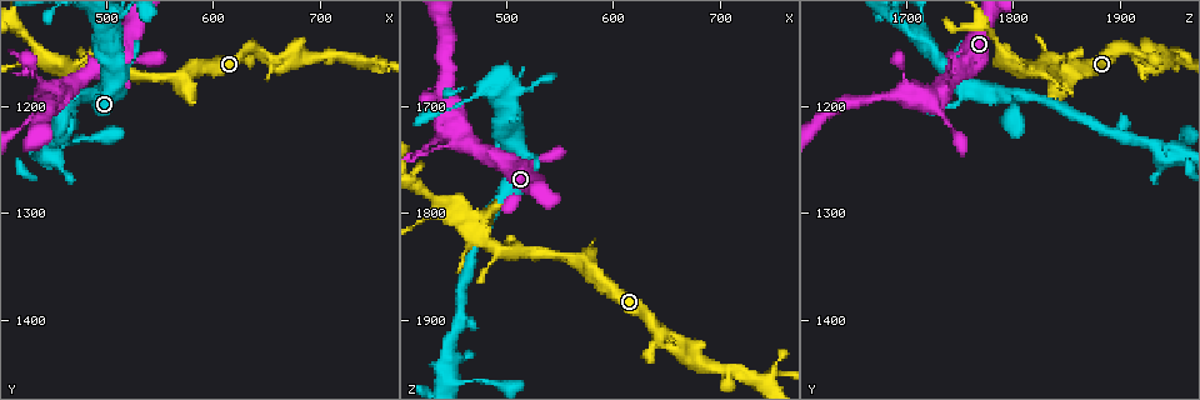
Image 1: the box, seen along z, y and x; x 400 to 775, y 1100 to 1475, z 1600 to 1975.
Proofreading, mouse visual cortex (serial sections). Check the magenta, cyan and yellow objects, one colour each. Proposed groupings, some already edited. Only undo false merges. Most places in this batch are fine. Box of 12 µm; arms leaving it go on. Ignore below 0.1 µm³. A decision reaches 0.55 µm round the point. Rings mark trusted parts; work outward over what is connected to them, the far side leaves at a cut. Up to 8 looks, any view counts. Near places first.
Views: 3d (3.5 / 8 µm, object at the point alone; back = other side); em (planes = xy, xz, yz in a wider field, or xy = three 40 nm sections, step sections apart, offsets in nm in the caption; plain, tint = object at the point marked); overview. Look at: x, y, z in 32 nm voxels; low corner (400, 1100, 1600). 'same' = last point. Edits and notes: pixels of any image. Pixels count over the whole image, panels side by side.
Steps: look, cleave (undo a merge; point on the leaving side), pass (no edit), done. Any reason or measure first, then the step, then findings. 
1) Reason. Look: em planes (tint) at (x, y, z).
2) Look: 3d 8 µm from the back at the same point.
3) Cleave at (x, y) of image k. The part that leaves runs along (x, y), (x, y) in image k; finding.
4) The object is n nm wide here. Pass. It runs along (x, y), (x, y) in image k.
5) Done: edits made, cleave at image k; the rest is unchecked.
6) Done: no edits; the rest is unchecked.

Look: 3d 3.5 µm from the back at (448, 1198, 1724).

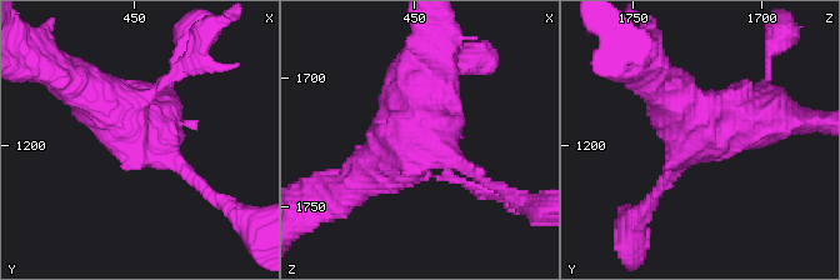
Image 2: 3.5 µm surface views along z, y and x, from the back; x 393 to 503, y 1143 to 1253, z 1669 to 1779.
Pass. All the same cell.

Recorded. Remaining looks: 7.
Sharp bend. Look: 3d 3.5 µm at (448, 1242, 1958).

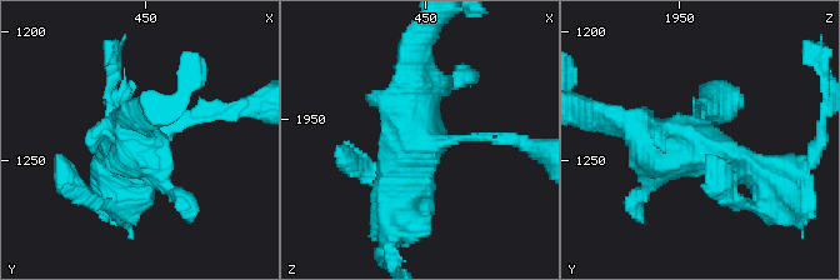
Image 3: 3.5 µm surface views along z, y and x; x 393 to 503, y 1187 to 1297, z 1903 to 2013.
Need the tissue. Look: em xy step 1 (tint) at (445, 1243, 1955).

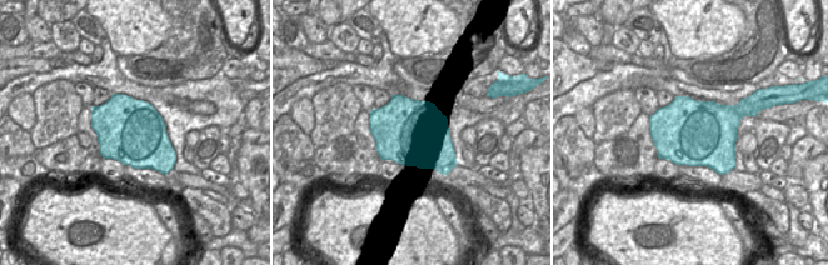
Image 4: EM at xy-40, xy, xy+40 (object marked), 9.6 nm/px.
Pass. It runs along (414, 56), (414, 134), (486, 136) in image 3; one cell here.

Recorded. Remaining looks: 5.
Thick turns thin. Look: 3d 8 µm from the back at (740, 1156, 1958).

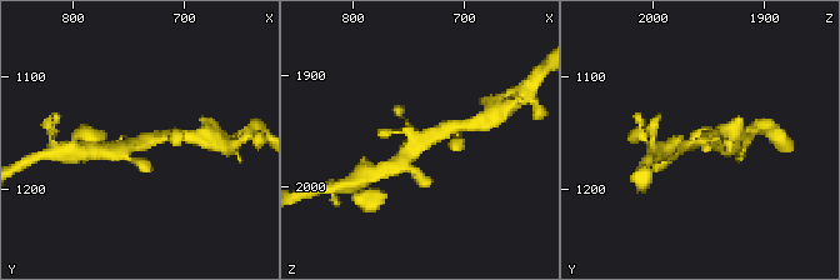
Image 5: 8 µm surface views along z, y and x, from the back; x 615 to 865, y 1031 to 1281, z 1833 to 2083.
Shape alone is not enough. Look: em xy step 5 (tint) at (740, 1158, 1956).

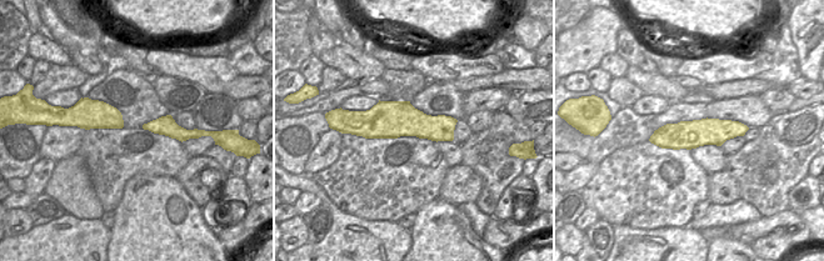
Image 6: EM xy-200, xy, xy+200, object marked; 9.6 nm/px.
Pass. It runs along (454, 129), (418, 136), (398, 111) in image 5; continuous, no second cell.

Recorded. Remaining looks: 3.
Done: no edits; the rest is unchecked.

